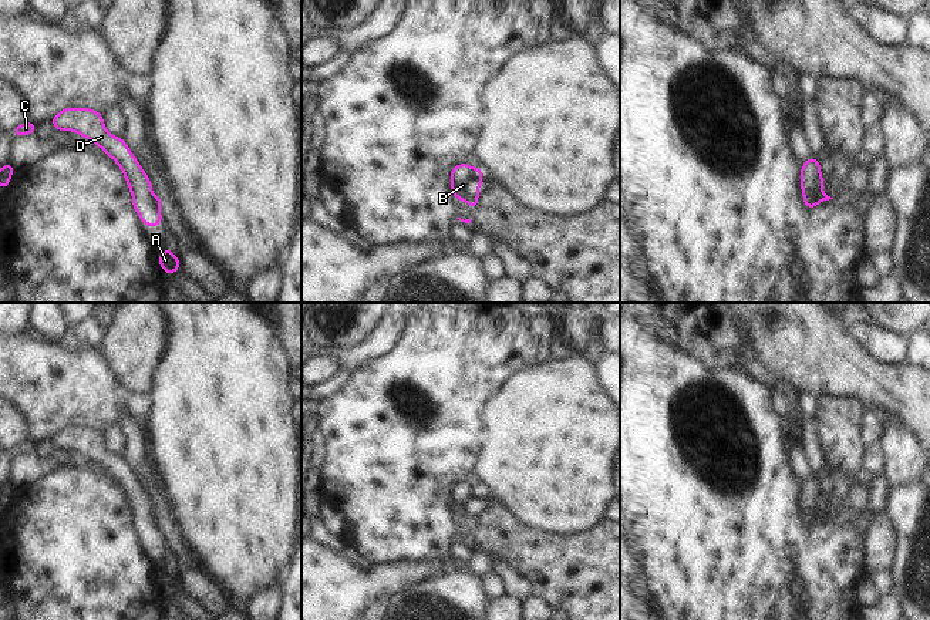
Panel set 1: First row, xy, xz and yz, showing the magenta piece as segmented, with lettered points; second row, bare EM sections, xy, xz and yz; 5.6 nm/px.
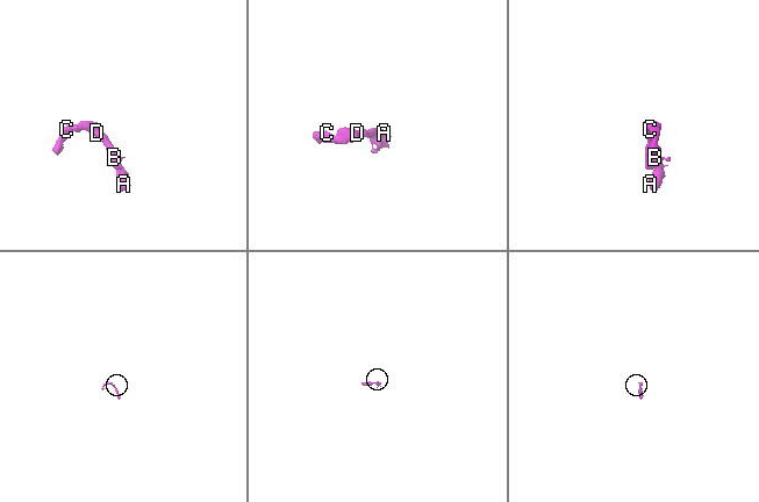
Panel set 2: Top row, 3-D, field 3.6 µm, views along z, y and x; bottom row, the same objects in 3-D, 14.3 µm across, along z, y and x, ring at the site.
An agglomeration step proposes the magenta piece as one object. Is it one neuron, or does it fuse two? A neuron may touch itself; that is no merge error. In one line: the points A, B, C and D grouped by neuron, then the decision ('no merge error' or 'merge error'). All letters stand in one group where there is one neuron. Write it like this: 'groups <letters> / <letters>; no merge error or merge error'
groups A B C D; no merge error

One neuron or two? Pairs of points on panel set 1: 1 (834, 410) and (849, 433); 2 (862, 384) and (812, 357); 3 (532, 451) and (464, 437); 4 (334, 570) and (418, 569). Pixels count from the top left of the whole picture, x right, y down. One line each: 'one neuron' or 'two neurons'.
1: one neuron
2: one neuron
3: two neurons
4: one neuron

